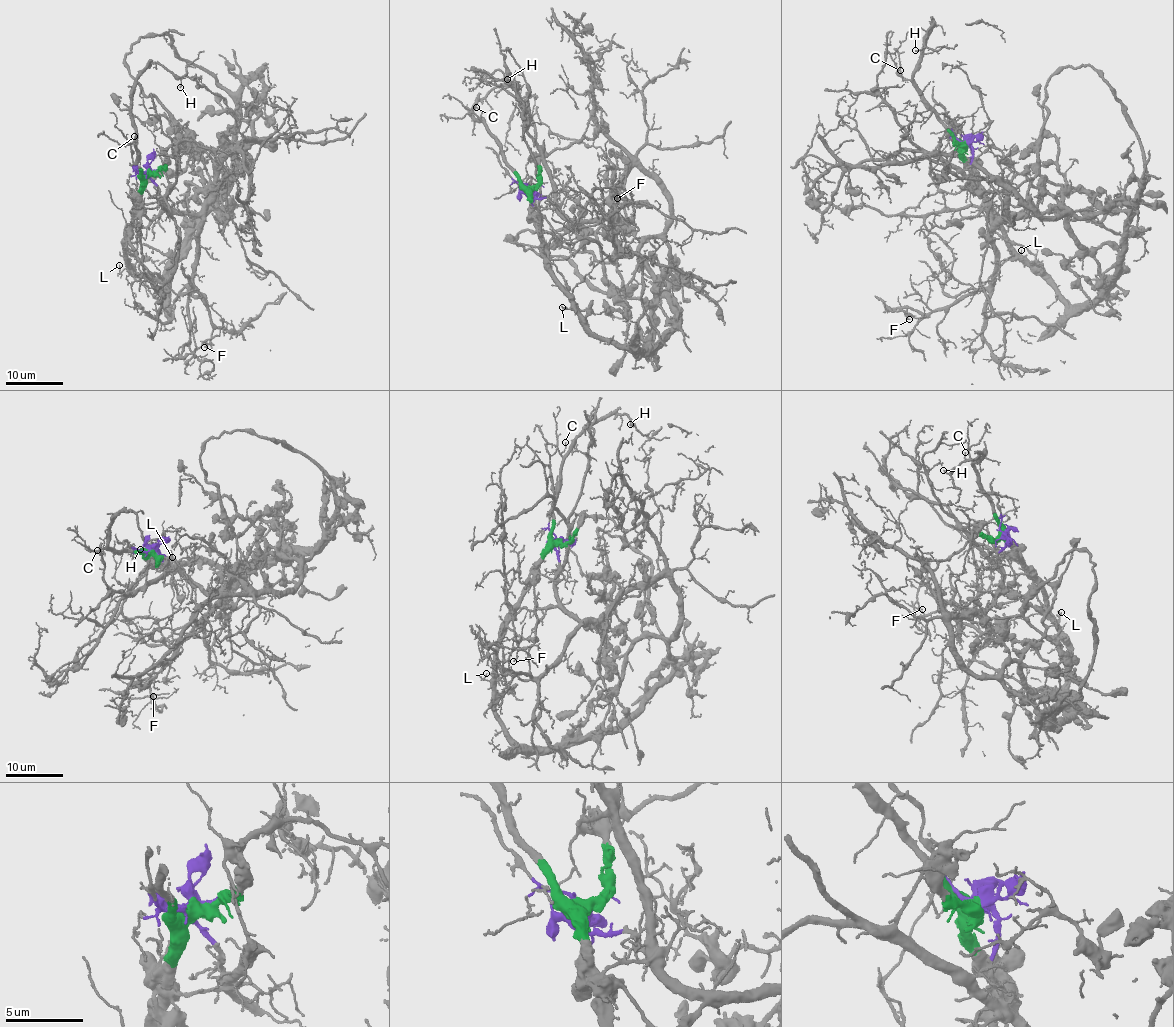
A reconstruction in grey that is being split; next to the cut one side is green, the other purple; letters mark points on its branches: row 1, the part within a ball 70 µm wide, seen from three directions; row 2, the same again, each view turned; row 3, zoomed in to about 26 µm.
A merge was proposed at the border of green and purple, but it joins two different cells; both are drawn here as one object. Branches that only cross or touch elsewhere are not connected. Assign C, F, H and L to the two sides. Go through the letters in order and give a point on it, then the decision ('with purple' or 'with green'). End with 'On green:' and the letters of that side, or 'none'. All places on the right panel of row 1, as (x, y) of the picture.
C: (900, 70) | with green
F: (909, 319) | with purple
H: (915, 50) | with green
L: (1021, 250) | with green
On green: C, H, L

